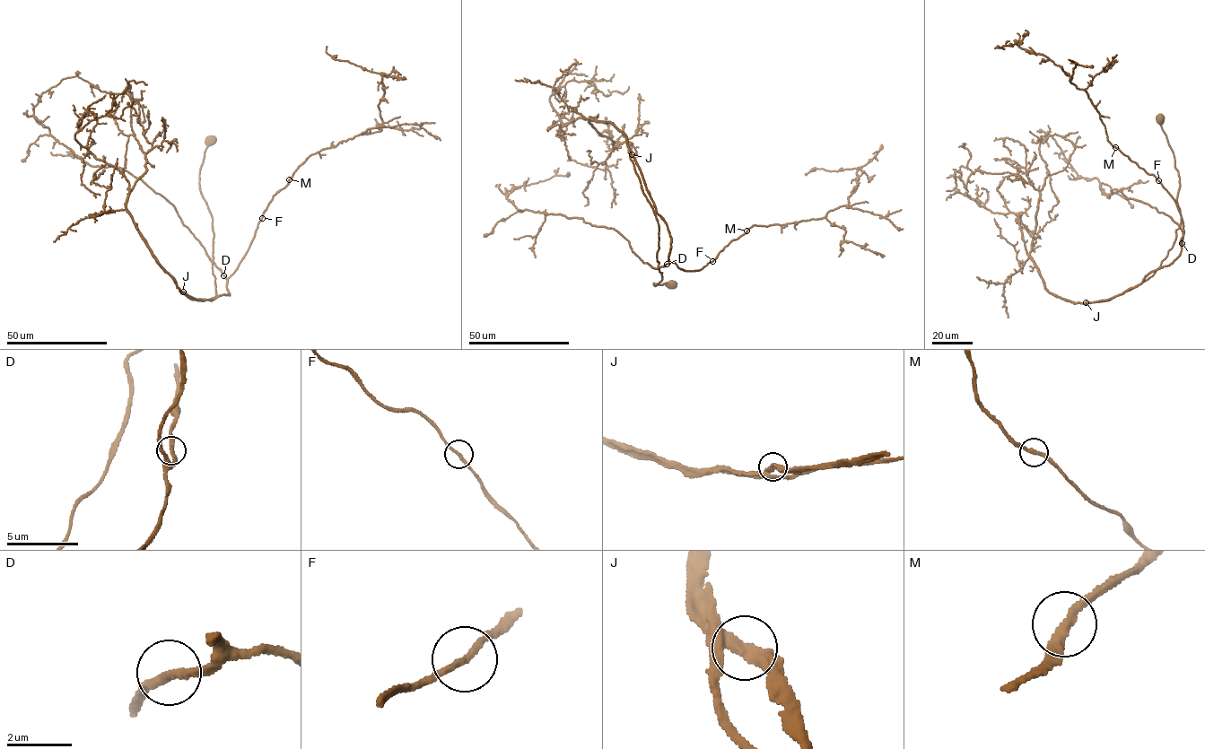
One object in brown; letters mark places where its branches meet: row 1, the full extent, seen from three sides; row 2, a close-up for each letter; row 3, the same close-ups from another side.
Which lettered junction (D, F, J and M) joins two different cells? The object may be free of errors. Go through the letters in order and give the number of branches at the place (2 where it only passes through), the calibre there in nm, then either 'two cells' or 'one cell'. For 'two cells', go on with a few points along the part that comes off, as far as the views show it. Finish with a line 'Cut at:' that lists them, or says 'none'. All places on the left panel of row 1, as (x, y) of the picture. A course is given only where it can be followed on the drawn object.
D: 2 branches meet; 260 nm thick; one cell
F: 2 branches meet; 200 nm thick; one cell
J: 2 branches meet; 320 nm thick; one cell
M: 2 branches meet; 260 nm thick; one cell
Cut at: none

